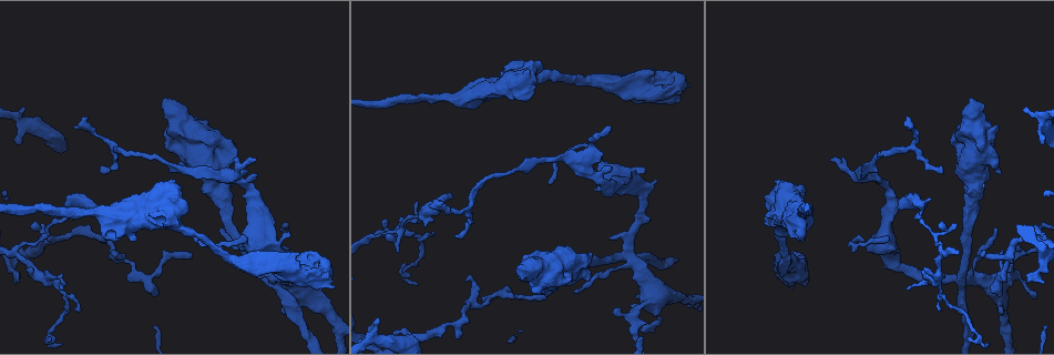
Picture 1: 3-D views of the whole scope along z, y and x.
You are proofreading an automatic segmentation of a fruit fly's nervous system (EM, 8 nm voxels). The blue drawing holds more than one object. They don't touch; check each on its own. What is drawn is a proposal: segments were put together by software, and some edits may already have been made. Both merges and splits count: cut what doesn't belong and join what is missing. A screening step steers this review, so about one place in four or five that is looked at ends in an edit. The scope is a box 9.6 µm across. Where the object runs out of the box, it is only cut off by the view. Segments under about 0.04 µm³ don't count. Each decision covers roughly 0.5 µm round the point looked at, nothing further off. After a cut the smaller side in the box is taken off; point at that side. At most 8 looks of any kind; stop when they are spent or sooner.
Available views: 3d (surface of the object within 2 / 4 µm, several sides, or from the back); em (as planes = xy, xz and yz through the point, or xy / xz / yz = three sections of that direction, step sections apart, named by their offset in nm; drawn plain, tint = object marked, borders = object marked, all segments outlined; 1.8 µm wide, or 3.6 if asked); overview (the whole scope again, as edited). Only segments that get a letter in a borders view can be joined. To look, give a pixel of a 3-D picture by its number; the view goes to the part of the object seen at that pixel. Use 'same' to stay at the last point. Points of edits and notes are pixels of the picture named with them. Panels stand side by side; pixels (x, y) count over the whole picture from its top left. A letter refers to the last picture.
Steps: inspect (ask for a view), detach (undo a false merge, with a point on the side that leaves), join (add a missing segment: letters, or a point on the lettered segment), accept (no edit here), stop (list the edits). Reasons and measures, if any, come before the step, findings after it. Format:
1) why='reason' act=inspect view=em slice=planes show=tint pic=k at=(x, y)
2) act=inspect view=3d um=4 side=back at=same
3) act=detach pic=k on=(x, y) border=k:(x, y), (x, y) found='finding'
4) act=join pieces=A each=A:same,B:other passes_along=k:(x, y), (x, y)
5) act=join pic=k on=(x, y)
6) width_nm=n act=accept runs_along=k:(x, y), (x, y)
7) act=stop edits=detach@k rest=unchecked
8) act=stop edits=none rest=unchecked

why='an open end' act=inspect view=em slice=planes show=tint pic=1 at=(1001, 294)

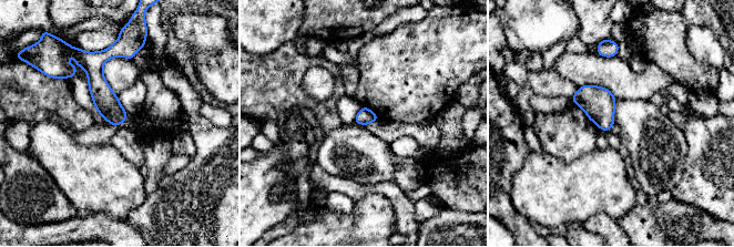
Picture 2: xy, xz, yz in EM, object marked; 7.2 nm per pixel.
act=inspect view=em slice=planes show=borders at=same

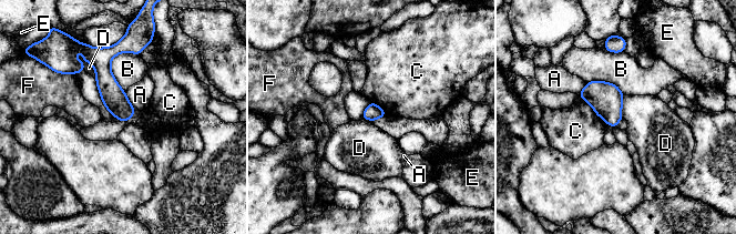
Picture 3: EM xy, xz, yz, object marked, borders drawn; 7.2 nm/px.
width_nm=120 longest_contact=B:300nm act=accept each=A:other,B:other,C:other,D:other,E:other,F:other found='no lettered segment goes on from it'

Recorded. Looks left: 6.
act=inspect view=em um=3.6 slice=xy step=16 show=borders pic=1 at=(971, 196)

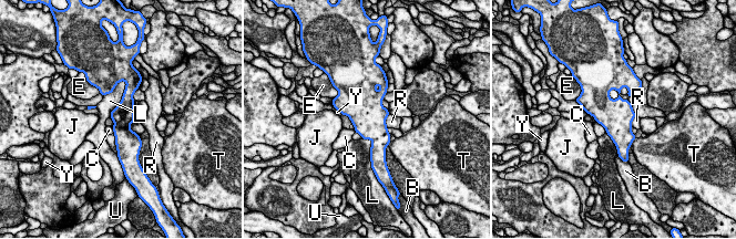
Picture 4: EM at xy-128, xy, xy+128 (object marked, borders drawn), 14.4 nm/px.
act=accept each=B:other,C:other,E:other,J:other,L:other,R:other,T:other,U:other,Y:other border=4:(124, 80), (122, 100), (110, 116) found='continuous, no second cell'

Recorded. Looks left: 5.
why='thick end' act=inspect view=3d um=4 pic=1 at=(133, 238)

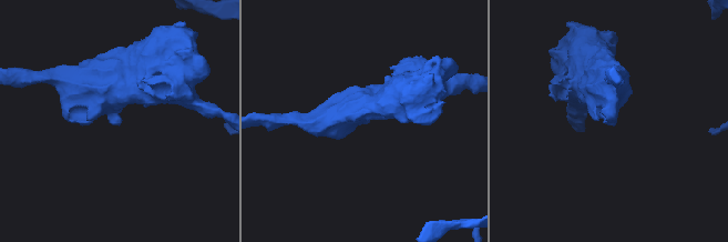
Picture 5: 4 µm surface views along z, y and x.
act=inspect view=em slice=planes show=tint pic=5 at=(116, 122)

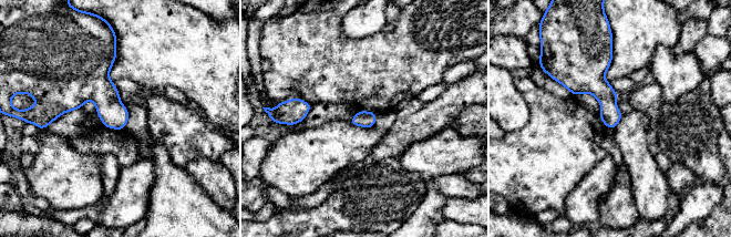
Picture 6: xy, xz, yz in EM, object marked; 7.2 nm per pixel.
act=inspect view=em slice=planes show=borders at=same

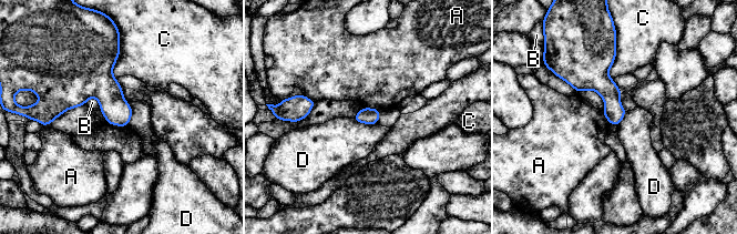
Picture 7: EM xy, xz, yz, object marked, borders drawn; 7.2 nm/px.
longest_contact=C:280nm act=accept each=A:other,B:other,C:other,D:other found='no lettered segment goes on from it'

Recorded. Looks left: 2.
act=stop edits=none rest=unchecked

